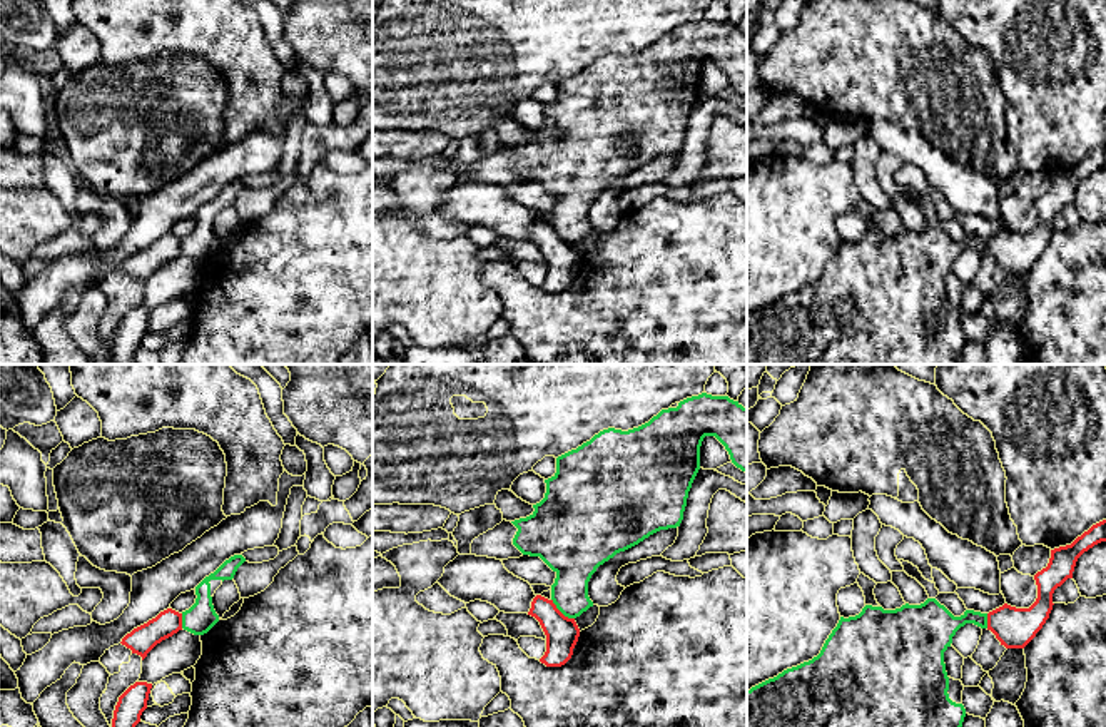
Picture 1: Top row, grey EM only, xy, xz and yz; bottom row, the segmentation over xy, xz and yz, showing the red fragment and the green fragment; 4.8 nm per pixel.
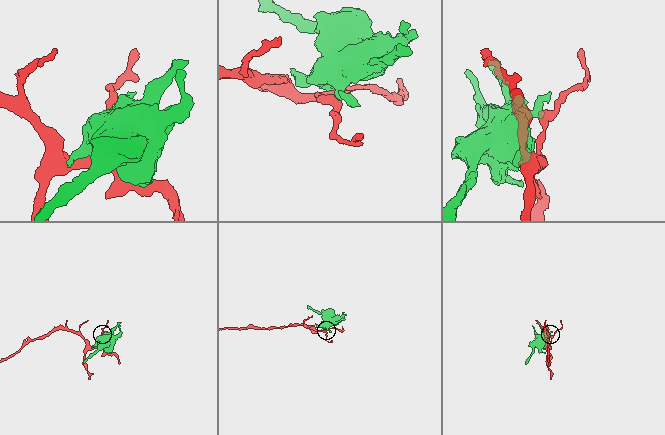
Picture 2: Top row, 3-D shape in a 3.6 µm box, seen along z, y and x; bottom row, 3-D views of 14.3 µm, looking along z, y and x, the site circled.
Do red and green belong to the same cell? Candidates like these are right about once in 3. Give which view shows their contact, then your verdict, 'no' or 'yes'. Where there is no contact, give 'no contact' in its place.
xz | no

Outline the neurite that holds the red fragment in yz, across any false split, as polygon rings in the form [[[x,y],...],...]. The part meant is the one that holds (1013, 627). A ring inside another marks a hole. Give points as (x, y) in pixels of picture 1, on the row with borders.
[[[1106,520],[1093,525],[1071,545],[1051,550],[1046,568],[1034,575],[1038,598],[1029,608],[1016,608],[1007,603],[987,613],[987,630],[1006,648],[1024,648],[1043,628],[1053,610],[1053,593],[1073,572],[1078,558],[1094,545],[1106,541]]]

